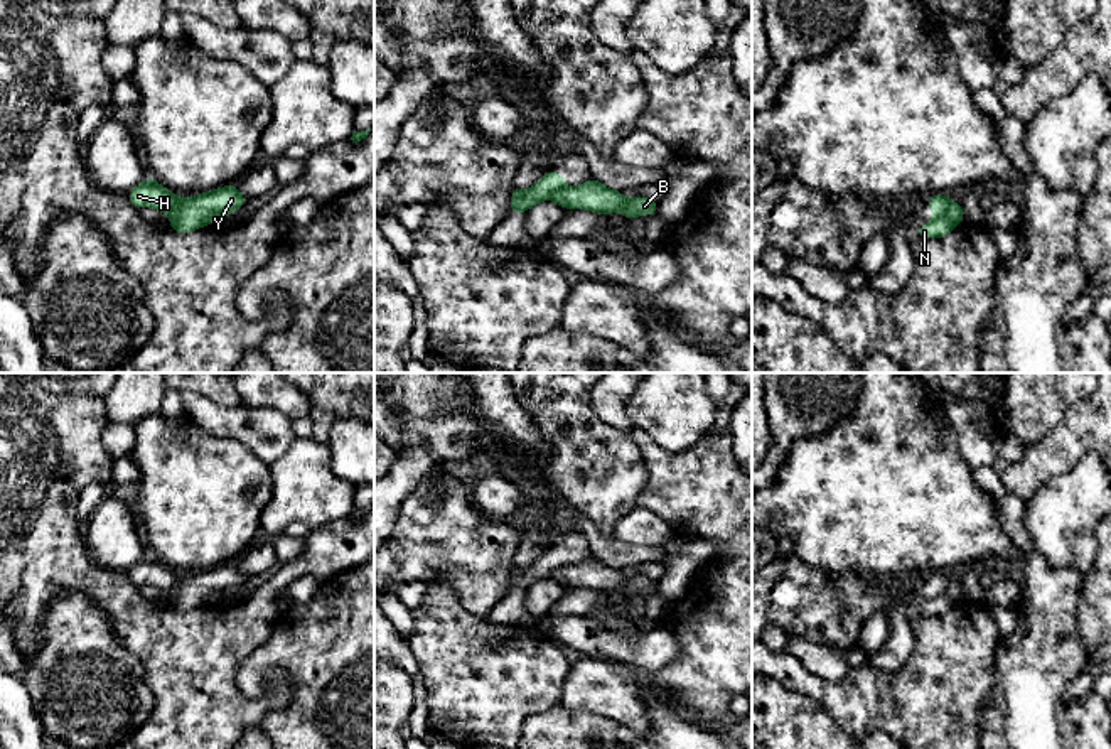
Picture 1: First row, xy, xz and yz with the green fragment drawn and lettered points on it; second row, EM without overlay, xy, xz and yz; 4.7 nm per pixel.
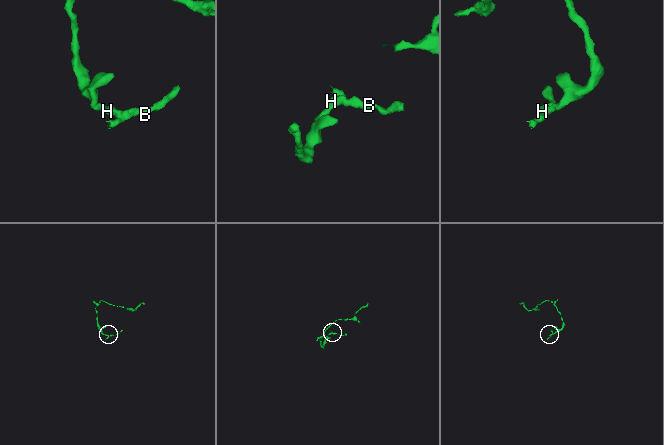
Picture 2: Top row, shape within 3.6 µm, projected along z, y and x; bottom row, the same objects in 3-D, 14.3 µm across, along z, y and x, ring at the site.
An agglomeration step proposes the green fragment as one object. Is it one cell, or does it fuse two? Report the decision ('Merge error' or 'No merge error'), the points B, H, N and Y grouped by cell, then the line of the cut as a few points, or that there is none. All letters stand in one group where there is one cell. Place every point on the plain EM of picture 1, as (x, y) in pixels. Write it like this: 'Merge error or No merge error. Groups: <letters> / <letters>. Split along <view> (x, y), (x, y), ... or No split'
Merge error. Groups: B N Y / H. Split along yz (949, 579), (944, 591), (934, 596)

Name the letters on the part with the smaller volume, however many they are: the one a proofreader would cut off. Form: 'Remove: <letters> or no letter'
Remove: B, N, Y

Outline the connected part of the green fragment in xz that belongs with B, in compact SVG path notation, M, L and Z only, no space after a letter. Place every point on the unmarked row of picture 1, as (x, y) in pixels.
M593 555L575 565L563 565L553 570L551 579L563 587L580 585L597 592L620 590L627 599L637 594L657 592L659 582L646 574L625 577L620 568L614 568Z

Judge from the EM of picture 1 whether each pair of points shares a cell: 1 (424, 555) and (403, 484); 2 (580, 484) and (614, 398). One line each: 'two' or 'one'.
1: two
2: two

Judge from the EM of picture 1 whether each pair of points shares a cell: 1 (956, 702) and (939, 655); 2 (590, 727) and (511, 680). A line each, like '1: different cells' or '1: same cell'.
1: same cell
2: different cells

